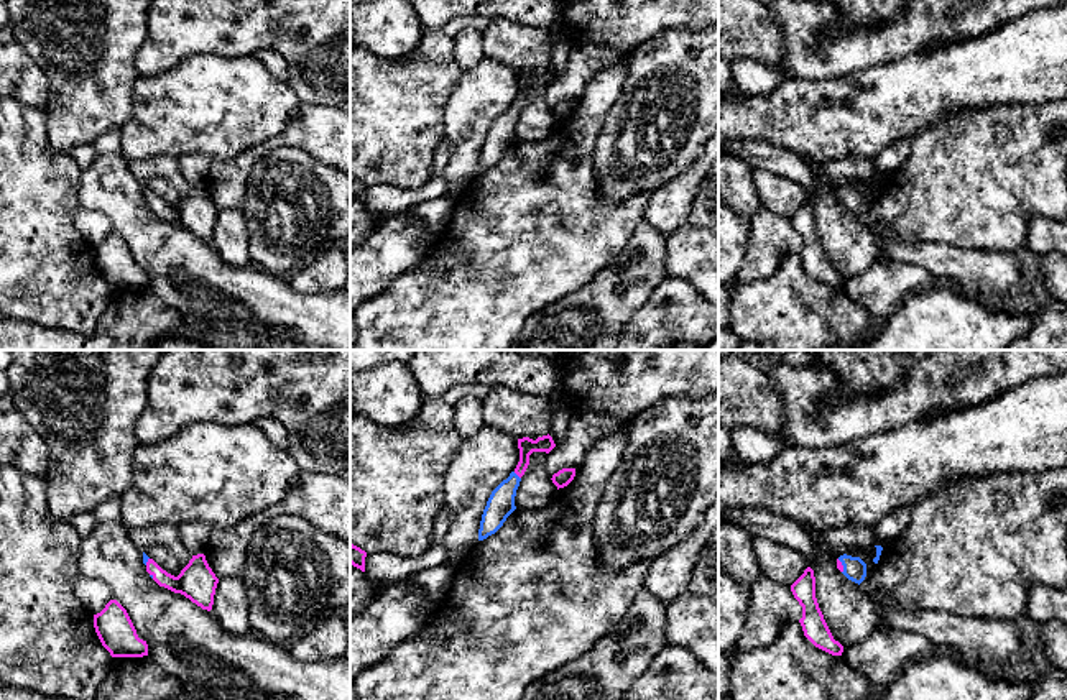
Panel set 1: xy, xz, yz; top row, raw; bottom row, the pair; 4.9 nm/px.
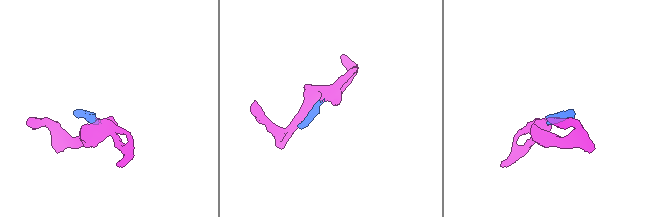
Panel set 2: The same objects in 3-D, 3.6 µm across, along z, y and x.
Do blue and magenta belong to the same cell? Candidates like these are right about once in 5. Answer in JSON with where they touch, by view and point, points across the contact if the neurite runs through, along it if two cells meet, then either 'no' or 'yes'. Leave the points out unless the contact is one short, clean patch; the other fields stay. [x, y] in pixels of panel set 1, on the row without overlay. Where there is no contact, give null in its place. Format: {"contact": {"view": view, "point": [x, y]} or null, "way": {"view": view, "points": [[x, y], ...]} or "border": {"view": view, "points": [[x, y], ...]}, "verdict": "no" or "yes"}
{"contact": {"view": "xz", "point": [517, 107]}, "way": {"view": "xz", "points": [[500, 137], [503, 125], [517, 107], [523, 96], [526, 78]]}, "verdict": "yes"}

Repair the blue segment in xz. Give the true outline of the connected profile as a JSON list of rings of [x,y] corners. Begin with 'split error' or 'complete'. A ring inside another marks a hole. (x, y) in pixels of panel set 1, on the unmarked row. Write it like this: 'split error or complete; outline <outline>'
split error; outline [[[549,66],[538,69],[536,72],[529,69],[518,71],[520,94],[516,100],[510,105],[510,108],[492,123],[482,146],[478,173],[483,173],[488,168],[495,166],[503,158],[506,150],[516,141],[515,128],[521,108],[529,97],[529,87],[533,84],[549,85],[554,79],[556,76]]]

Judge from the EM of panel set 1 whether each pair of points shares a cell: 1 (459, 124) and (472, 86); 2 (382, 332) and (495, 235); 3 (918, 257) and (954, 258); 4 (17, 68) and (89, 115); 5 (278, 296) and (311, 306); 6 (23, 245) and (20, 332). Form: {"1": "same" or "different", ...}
{"1": "same", "2": "same", "3": "same", "4": "different", "5": "same", "6": "different"}

